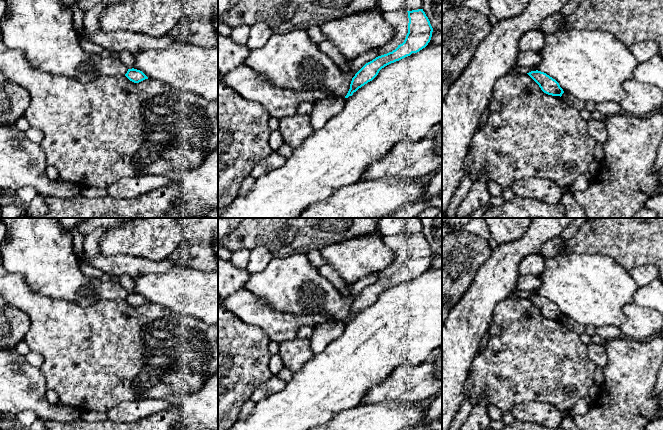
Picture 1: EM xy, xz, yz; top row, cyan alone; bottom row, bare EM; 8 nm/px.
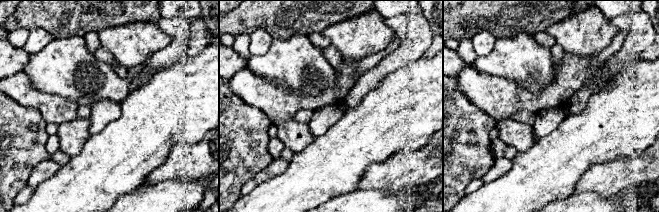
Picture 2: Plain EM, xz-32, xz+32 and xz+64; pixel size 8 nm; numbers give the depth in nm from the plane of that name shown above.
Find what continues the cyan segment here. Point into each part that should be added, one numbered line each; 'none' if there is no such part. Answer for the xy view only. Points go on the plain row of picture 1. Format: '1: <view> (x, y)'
1: xy (127, 282)

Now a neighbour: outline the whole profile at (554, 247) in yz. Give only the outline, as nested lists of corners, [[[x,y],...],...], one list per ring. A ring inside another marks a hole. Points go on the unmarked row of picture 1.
[[[559,236],[547,241],[543,248],[540,250],[540,255],[544,258],[551,258],[560,255],[564,249],[565,241],[563,241]]]

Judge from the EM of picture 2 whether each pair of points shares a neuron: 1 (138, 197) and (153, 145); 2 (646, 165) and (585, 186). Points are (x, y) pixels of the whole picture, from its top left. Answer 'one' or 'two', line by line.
1: two
2: one

